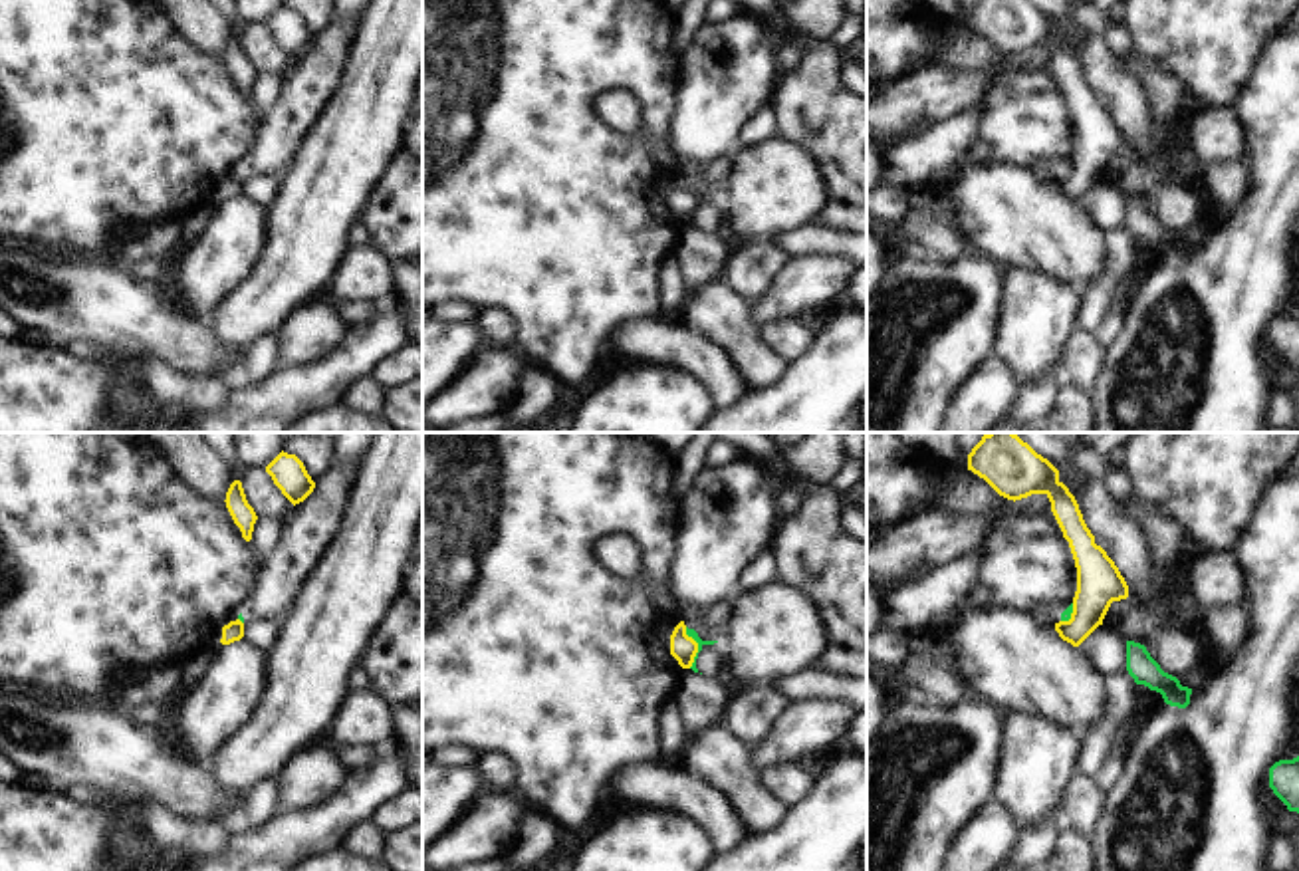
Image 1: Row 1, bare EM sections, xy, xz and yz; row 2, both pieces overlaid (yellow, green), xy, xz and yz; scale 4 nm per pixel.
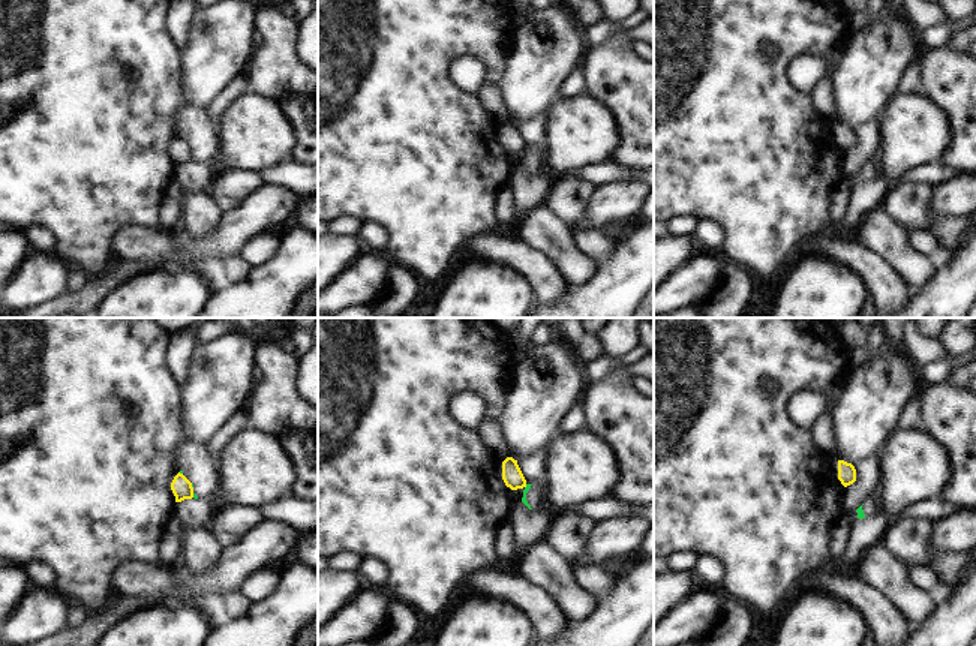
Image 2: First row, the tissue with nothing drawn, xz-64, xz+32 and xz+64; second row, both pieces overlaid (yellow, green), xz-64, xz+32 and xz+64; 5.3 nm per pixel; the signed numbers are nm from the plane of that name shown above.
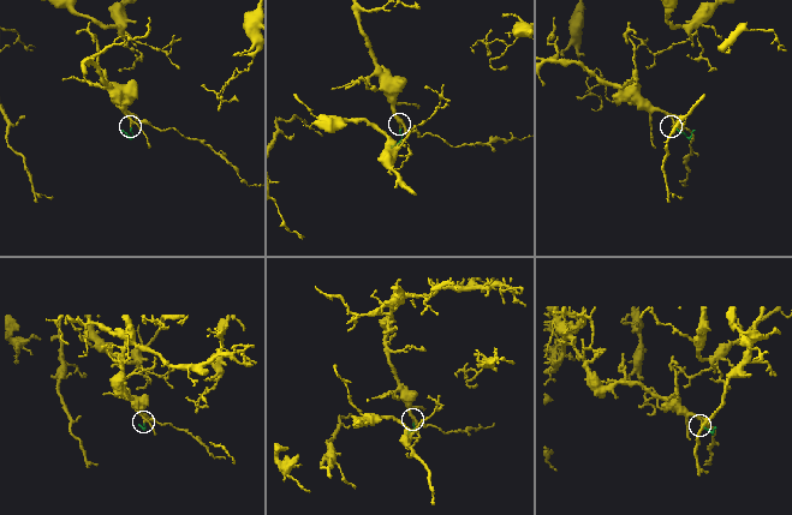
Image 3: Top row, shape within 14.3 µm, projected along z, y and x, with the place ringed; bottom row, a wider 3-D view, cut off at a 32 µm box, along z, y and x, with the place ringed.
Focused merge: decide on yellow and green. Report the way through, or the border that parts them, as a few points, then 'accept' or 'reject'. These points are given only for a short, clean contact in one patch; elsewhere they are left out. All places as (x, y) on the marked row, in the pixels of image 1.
border along xz (685, 627), (697, 643), (691, 667); reject

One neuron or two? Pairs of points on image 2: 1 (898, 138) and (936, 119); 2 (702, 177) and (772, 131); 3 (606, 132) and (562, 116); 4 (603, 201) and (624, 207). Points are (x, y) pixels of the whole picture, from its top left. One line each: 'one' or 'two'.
1: one
2: one
3: one
4: one

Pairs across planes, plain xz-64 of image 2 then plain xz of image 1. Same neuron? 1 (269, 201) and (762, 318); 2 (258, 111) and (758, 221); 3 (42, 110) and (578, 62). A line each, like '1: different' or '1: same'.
1: same
2: same
3: same

